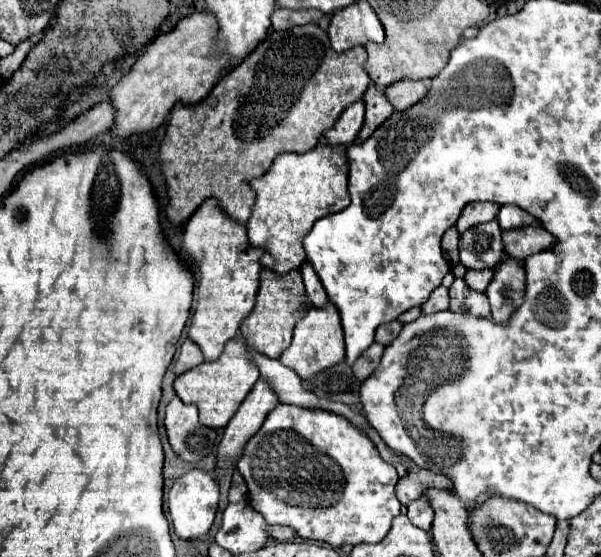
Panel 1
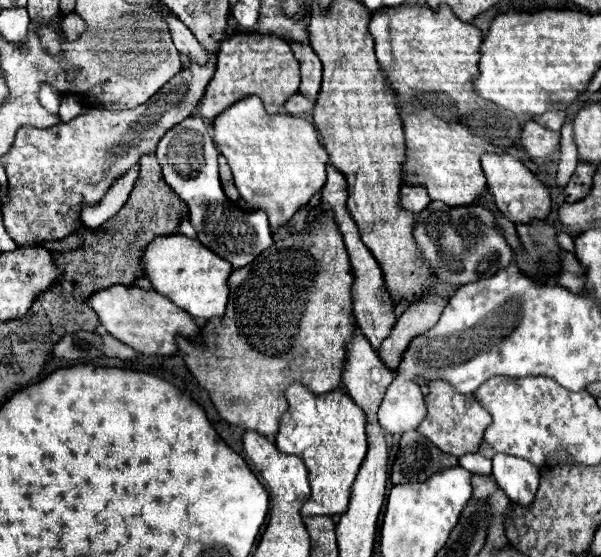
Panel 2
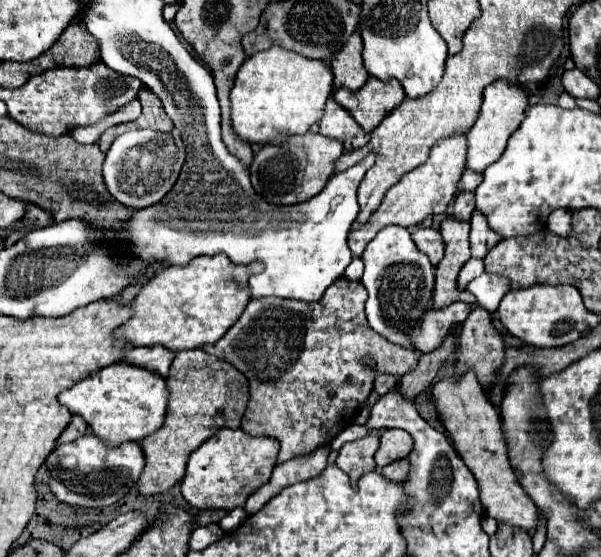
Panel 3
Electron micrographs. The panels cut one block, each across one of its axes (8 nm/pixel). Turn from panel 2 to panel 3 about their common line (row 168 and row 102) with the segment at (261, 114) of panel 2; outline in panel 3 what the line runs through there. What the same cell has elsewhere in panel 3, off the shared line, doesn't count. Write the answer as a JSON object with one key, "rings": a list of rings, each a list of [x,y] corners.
{"rings":[[[282,46],[250,56],[240,66],[230,92],[234,132],[252,144],[274,142],[284,134],[306,134],[322,118],[324,104],[332,94],[332,78],[324,60],[310,60]]]}

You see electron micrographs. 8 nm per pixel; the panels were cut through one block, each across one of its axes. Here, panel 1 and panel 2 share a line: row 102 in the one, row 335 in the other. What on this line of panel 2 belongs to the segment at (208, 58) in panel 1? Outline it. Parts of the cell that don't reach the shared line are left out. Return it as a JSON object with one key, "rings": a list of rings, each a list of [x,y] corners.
{"rings":[[[110,286],[100,292],[94,292],[88,300],[88,306],[98,314],[100,324],[120,342],[132,346],[136,352],[142,354],[174,354],[176,352],[176,334],[184,338],[196,338],[198,336],[198,324],[192,320],[192,316],[178,308],[170,298],[154,292],[154,290],[142,290],[136,286]]]}

